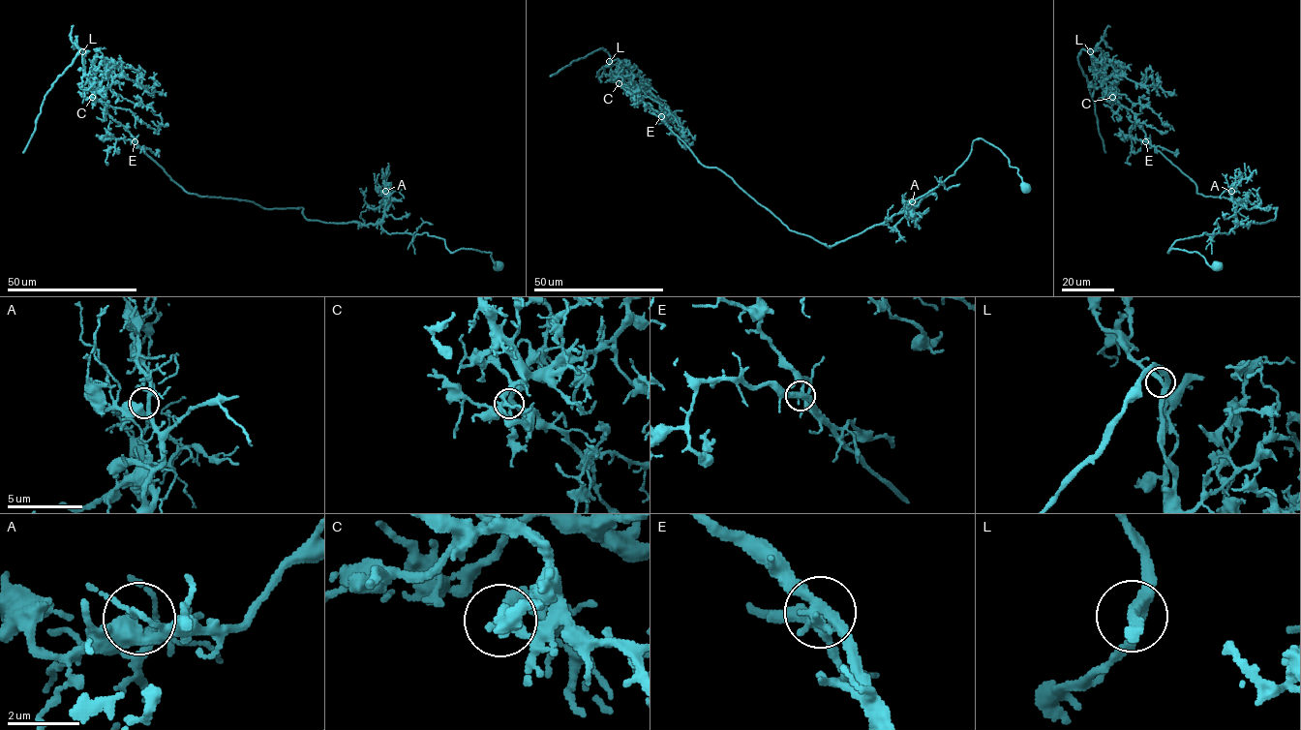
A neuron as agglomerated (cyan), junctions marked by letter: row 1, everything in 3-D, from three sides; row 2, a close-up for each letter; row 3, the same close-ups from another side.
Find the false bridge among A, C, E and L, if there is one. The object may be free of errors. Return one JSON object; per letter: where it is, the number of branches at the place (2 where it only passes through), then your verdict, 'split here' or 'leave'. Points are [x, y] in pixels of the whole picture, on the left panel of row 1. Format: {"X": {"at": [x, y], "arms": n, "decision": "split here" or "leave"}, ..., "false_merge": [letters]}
{"A": {"at": [385, 191], "arms": 3, "decision": "leave"}, "C": {"at": [92, 97], "arms": 3, "decision": "leave"}, "E": {"at": [135, 141], "arms": 3, "decision": "split here"}, "L": {"at": [82, 51], "arms": 3, "decision": "leave"}, "false_merge": ["E"]}

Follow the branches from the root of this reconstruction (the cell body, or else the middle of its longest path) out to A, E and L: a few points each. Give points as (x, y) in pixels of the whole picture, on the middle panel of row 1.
A: (1025, 189), (1009, 159), (977, 138), (953, 175), (912, 201)
E: (1025, 189), (1009, 159), (977, 138), (953, 175), (828, 248), (703, 165), (661, 116)
L: (1025, 189), (1009, 159), (977, 138), (953, 175), (828, 248), (703, 165), (609, 61)

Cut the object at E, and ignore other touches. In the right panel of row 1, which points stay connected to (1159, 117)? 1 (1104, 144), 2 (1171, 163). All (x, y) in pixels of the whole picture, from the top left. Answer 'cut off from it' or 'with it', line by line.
1: with it
2: cut off from it

